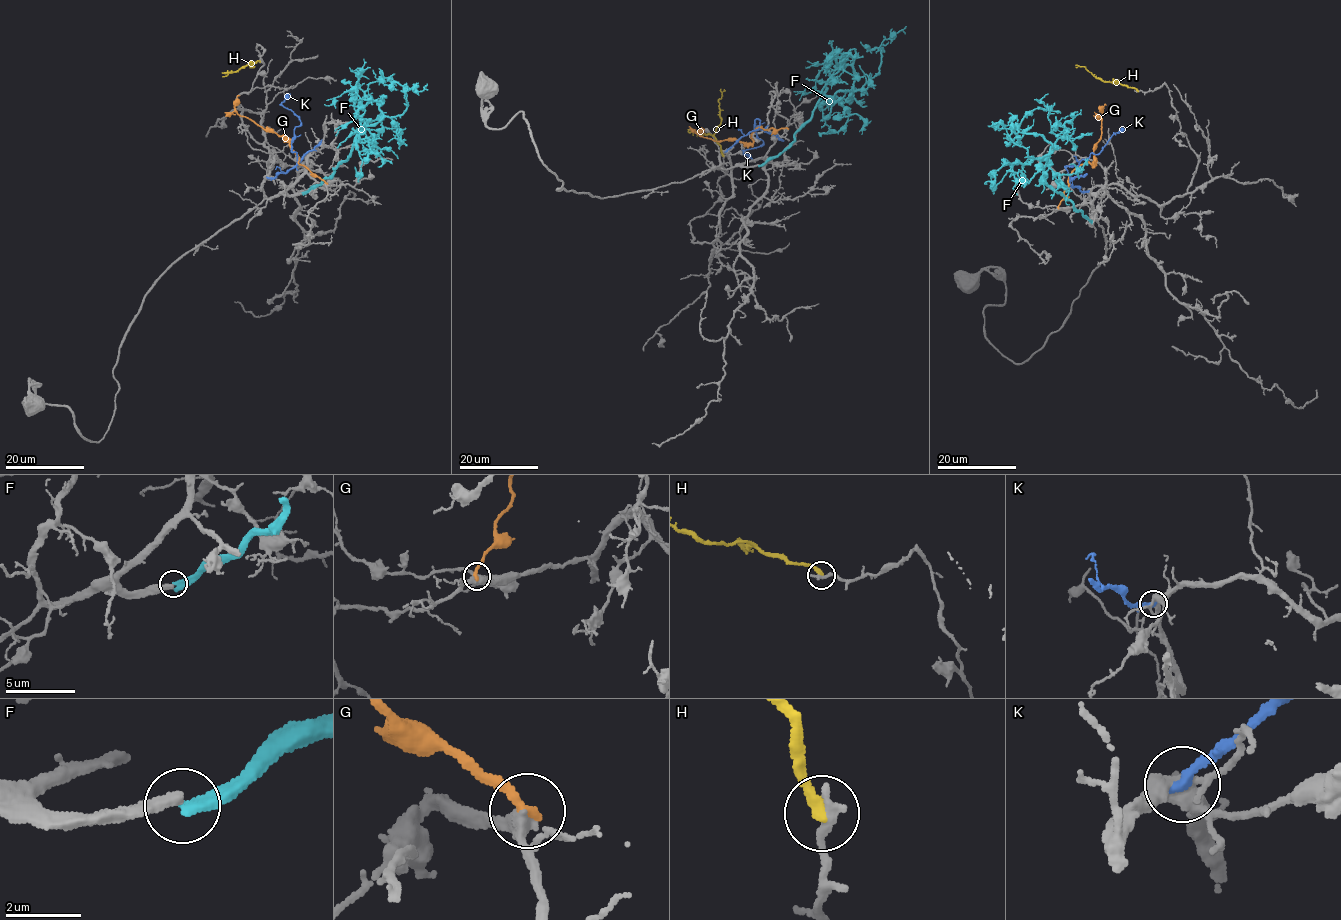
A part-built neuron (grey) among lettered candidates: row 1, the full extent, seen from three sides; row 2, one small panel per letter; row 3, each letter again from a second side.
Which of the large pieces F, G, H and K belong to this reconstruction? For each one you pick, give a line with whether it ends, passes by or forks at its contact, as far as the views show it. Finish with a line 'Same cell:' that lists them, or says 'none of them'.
Same cell: none of them

